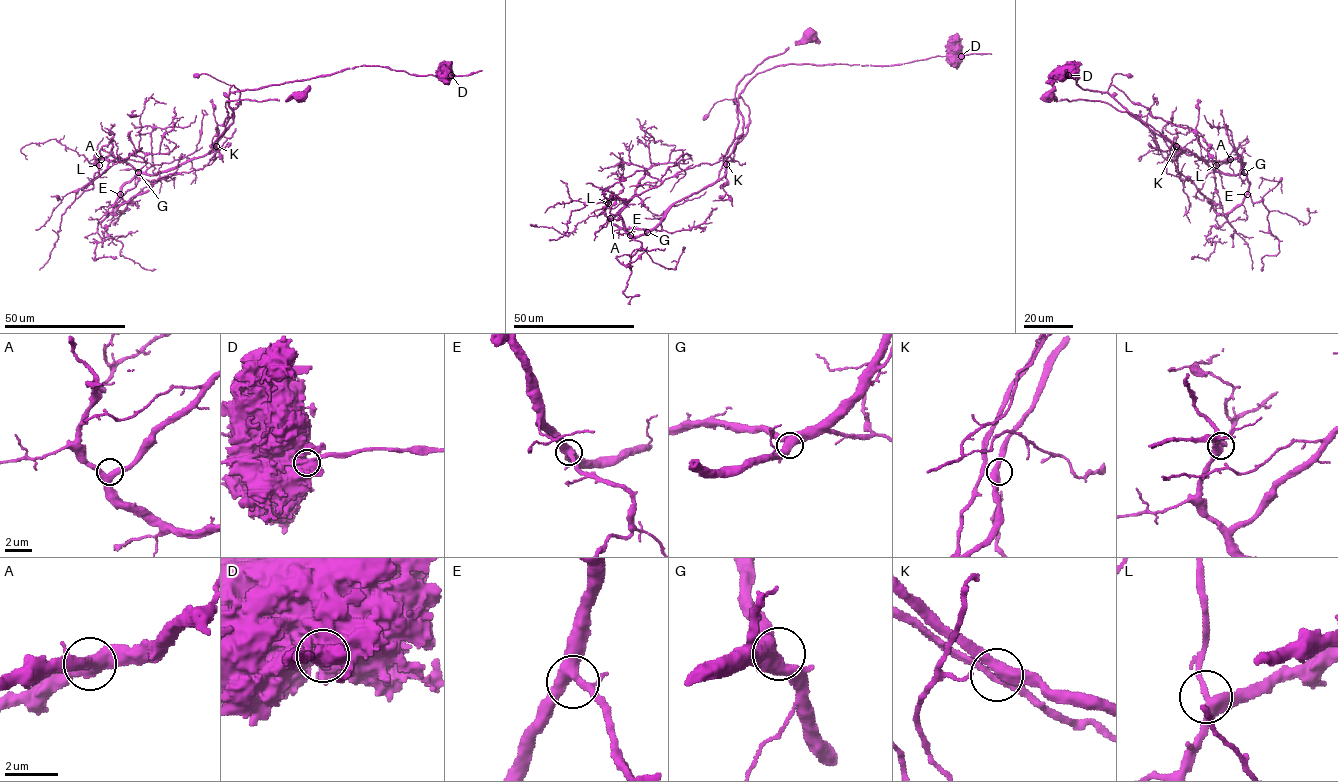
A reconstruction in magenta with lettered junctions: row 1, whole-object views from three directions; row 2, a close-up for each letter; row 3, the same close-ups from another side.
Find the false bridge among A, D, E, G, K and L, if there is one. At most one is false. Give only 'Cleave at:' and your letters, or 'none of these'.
Cleave at: D

